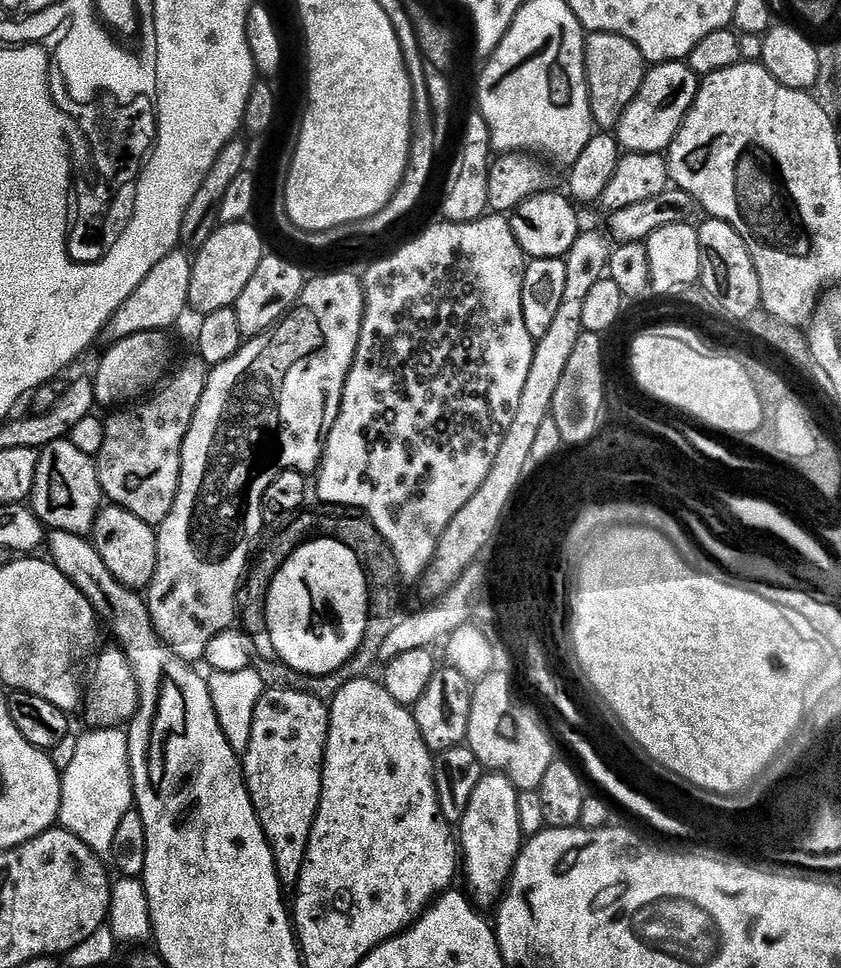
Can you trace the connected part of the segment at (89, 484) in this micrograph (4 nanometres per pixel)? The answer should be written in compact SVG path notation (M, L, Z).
M68 438L50 442L39 449L38 455L40 461L36 467L30 497L32 511L41 524L49 529L88 536L96 525L96 515L102 507L100 479L96 473L95 459L78 450Z

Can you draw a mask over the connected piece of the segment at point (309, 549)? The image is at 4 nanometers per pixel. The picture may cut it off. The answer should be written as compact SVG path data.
M309 539L293 550L276 572L268 590L264 616L268 621L266 636L272 639L272 648L277 652L278 660L302 675L324 676L343 667L360 648L368 620L368 586L363 567L354 551L341 539L316 539Z

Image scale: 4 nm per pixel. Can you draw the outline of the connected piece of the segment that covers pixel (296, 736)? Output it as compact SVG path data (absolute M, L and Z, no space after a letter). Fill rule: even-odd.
M267 689L254 710L250 746L242 753L244 781L254 802L262 830L285 889L295 889L300 880L310 830L320 805L324 747L328 741L329 705L292 689Z

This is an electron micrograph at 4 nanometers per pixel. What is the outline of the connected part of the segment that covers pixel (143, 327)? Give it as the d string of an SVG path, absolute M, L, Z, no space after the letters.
M173 250L166 258L162 258L162 262L158 262L158 266L154 266L154 270L150 270L150 274L142 278L138 290L134 290L134 294L130 294L130 298L126 298L122 306L118 306L118 310L112 315L102 333L105 341L125 340L143 332L164 332L171 324L179 322L180 315L188 308L192 273L190 256L180 251Z

